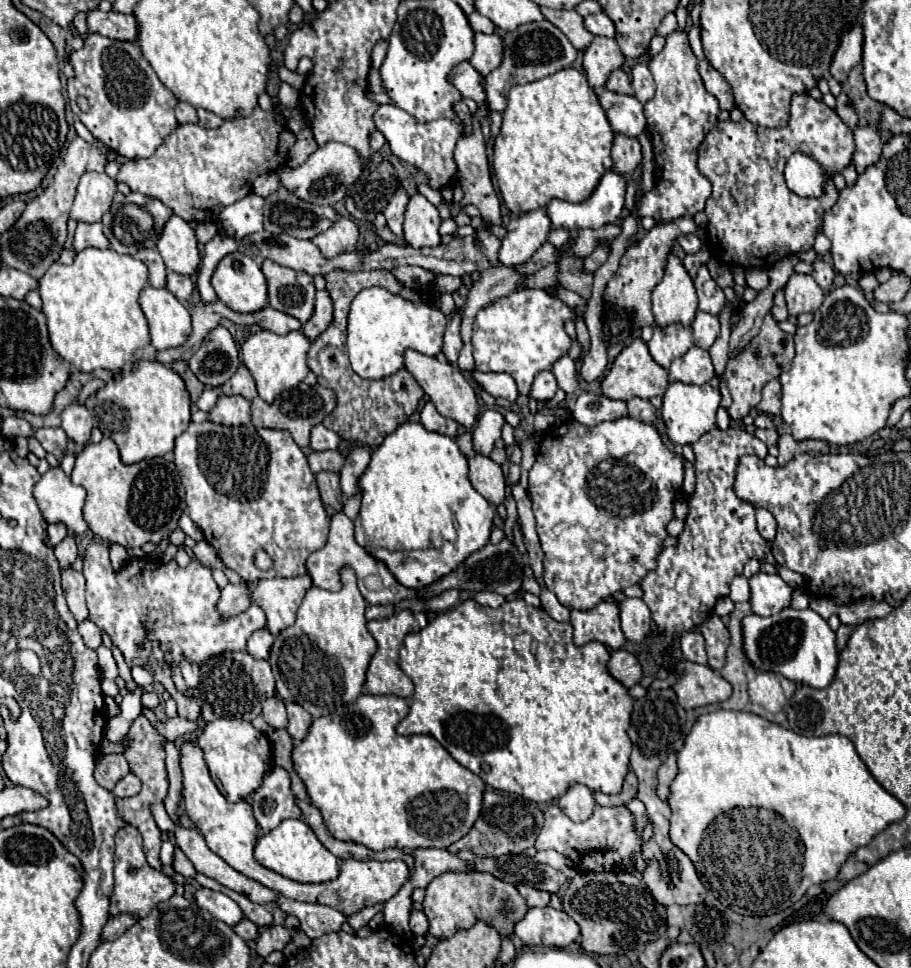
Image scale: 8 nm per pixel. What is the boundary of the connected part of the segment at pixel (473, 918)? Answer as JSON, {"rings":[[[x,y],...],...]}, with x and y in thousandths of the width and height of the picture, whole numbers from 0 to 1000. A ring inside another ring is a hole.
{"rings":[[[487,901],[470,913],[465,928],[465,944],[470,946],[472,952],[470,965],[479,969],[494,969],[498,967],[501,961],[514,961],[525,950],[544,959],[549,969],[560,969],[564,963],[564,955],[573,950],[577,942],[580,942],[577,930],[571,926],[566,915],[531,901],[516,903]]]}

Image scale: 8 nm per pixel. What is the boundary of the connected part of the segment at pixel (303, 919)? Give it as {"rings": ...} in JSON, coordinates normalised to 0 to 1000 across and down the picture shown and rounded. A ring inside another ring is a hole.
{"rings":[[[307,926],[305,936],[314,944],[323,944],[329,950],[329,959],[336,963],[338,969],[351,969],[362,963],[373,963],[375,955],[382,950],[380,944],[373,940],[367,940],[362,936],[351,934],[336,934],[336,932],[323,932],[312,926]]]}

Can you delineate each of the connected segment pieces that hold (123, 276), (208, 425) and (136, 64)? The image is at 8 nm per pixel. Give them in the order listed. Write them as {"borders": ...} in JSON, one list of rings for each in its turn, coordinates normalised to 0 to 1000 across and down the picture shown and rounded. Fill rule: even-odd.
{"borders":[[[[92,256],[83,262],[77,275],[57,273],[53,281],[44,289],[44,306],[46,306],[46,322],[53,331],[55,353],[61,364],[77,374],[88,384],[103,384],[103,382],[136,382],[143,380],[149,372],[156,370],[156,362],[165,355],[162,333],[151,314],[151,306],[162,293],[162,277],[156,269],[145,267],[143,262],[130,262],[121,256]]],[[[231,434],[222,438],[209,436],[200,450],[193,452],[191,479],[200,490],[204,504],[206,533],[220,543],[224,556],[239,570],[248,587],[259,589],[270,601],[288,597],[323,597],[336,595],[336,576],[353,566],[360,556],[360,531],[351,517],[345,488],[338,481],[334,467],[312,444],[294,444],[270,440],[241,440]],[[292,568],[301,579],[301,587],[288,591],[279,585],[279,572]]],[[[97,35],[92,48],[79,54],[77,62],[83,72],[83,81],[75,83],[79,116],[108,145],[127,155],[134,163],[167,161],[171,153],[180,149],[182,140],[195,132],[191,120],[195,103],[173,83],[151,45],[121,41],[112,35]],[[86,99],[92,99],[99,105],[97,116],[86,112]]]]}

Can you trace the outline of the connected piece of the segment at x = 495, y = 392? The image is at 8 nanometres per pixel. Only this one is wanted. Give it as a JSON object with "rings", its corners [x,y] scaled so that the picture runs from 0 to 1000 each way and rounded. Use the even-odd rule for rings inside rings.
{"rings":[[[520,382],[518,384],[518,390],[531,399],[542,411],[551,409],[560,415],[564,415],[569,411],[569,401],[566,401],[566,395],[560,386],[531,386],[531,384],[525,384]]]}

